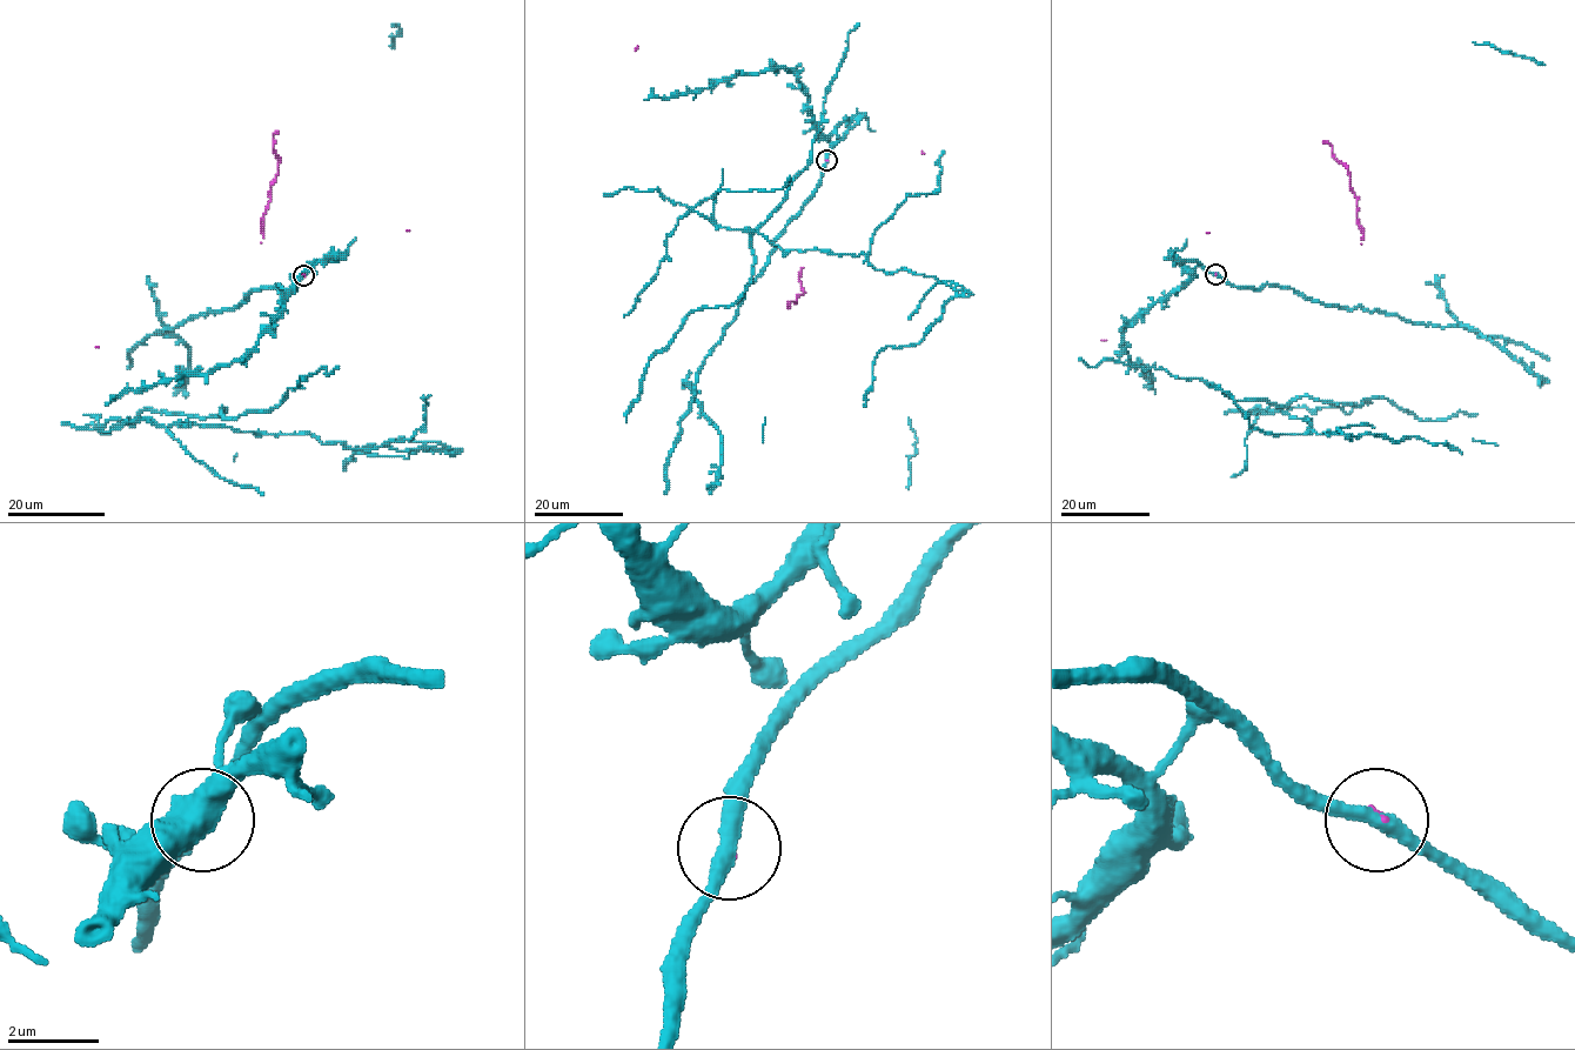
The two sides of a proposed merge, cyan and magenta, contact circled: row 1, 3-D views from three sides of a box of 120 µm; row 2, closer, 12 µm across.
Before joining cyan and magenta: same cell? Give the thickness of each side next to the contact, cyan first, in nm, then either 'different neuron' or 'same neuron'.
calibres 360 and 50 nm; different neuron

